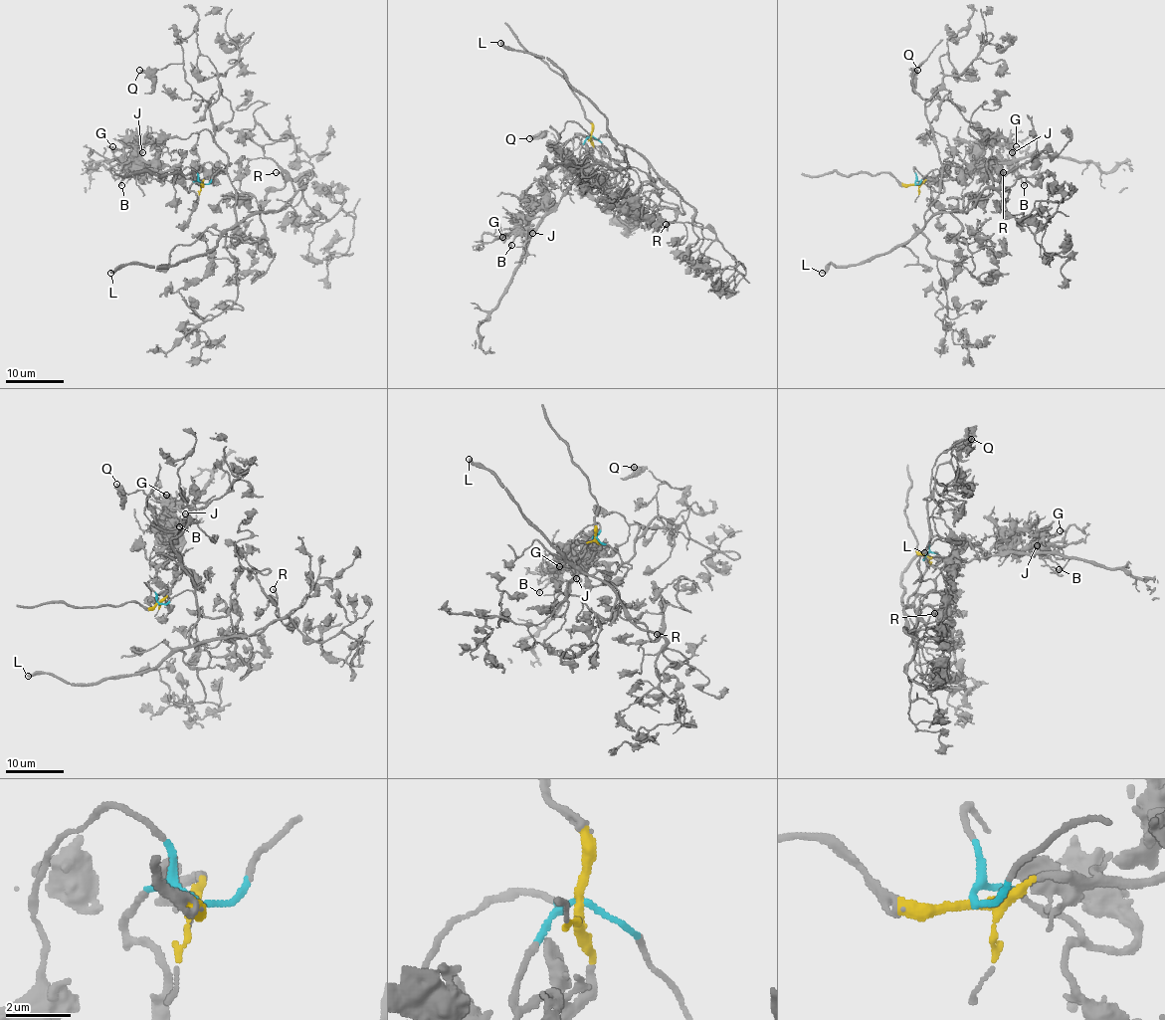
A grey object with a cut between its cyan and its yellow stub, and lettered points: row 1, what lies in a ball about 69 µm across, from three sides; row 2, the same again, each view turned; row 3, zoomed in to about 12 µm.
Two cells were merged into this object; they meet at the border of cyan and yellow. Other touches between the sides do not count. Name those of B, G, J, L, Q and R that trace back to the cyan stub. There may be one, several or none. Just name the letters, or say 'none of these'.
L, Q, R

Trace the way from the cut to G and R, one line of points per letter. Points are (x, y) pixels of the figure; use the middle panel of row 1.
G: (592, 136), (592, 155), (567, 193), (557, 203), (545, 203), (525, 226), (516, 228), (504, 239), (501, 236)
R: (592, 136), (615, 162), (625, 159), (627, 145), (633, 148), (679, 193), (684, 213), (666, 223)

